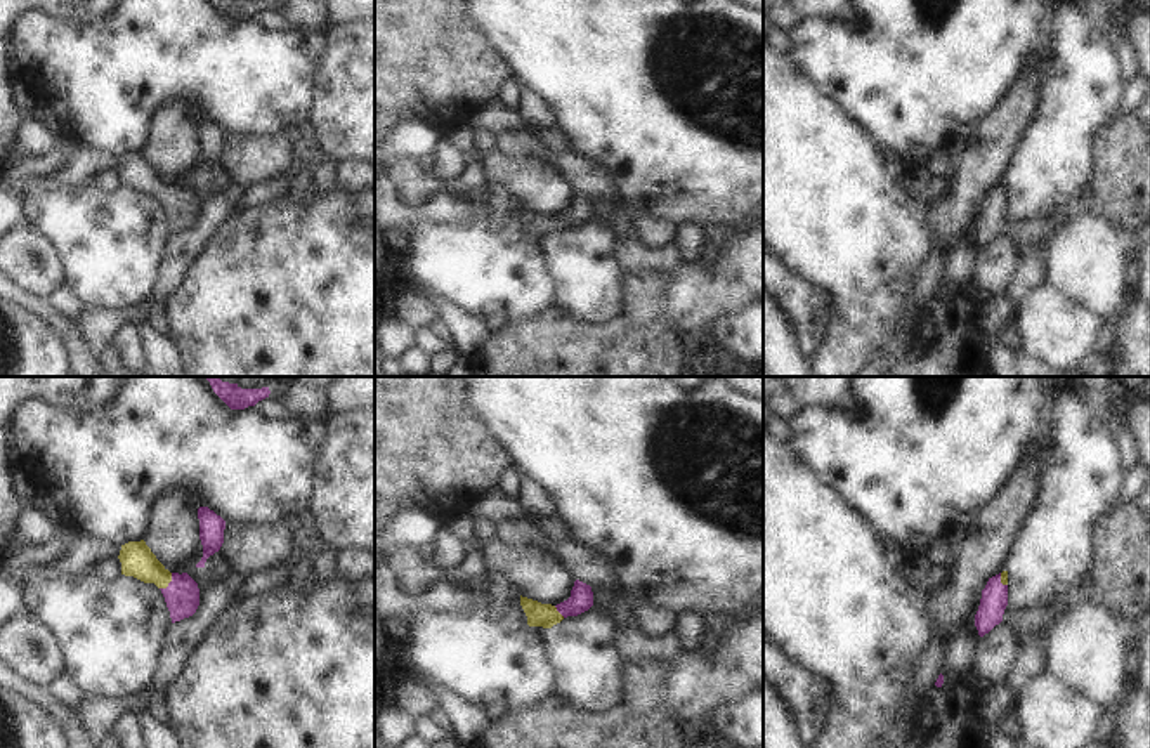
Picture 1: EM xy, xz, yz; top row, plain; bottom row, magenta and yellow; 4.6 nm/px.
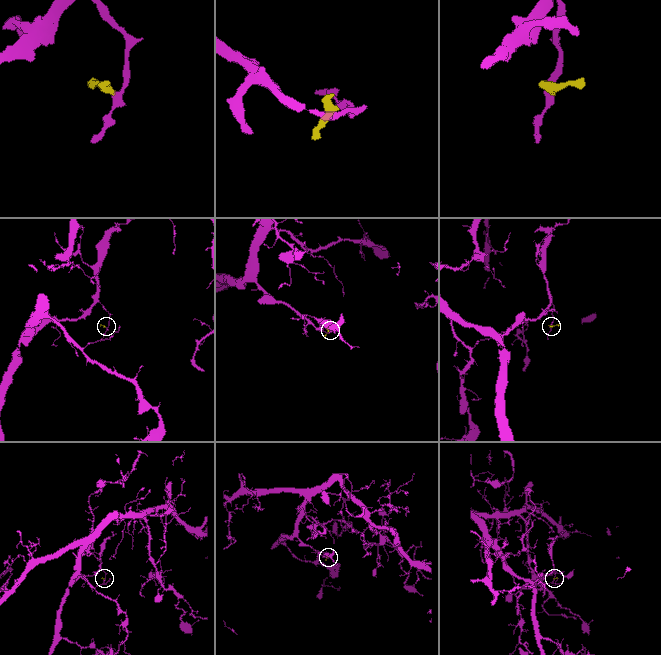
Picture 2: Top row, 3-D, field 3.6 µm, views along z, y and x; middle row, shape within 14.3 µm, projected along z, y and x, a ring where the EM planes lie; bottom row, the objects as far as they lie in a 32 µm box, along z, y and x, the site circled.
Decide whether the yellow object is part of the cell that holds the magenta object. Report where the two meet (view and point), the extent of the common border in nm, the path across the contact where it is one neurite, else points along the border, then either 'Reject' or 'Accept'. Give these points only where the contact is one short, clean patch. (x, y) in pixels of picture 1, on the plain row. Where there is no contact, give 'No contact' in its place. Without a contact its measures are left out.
Touches magenta at xy (169, 195). Shared border 100 nm. Path across: xy (182, 207), (169, 195), (136, 169). Accept

